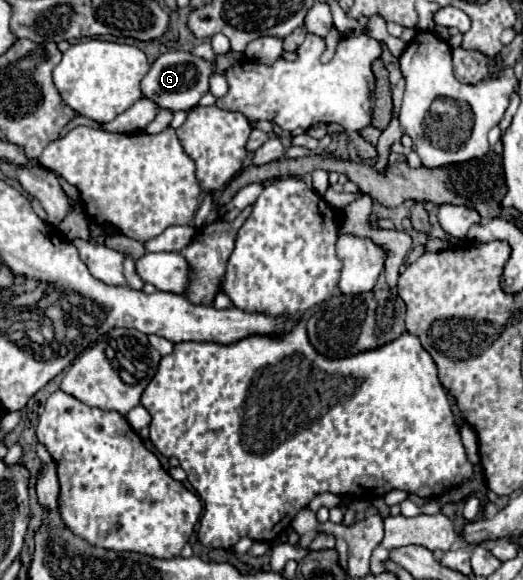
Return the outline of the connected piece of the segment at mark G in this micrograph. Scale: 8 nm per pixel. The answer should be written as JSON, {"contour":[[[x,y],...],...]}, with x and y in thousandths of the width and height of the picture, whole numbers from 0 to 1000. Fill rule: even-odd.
{"contour":[[[331,86],[319,93],[308,93],[285,117],[281,131],[270,138],[270,159],[277,169],[293,172],[304,190],[323,190],[327,197],[342,190],[361,190],[377,183],[384,166],[400,155],[400,128],[407,124],[407,114],[392,107],[388,100],[369,97],[365,90]]]}

